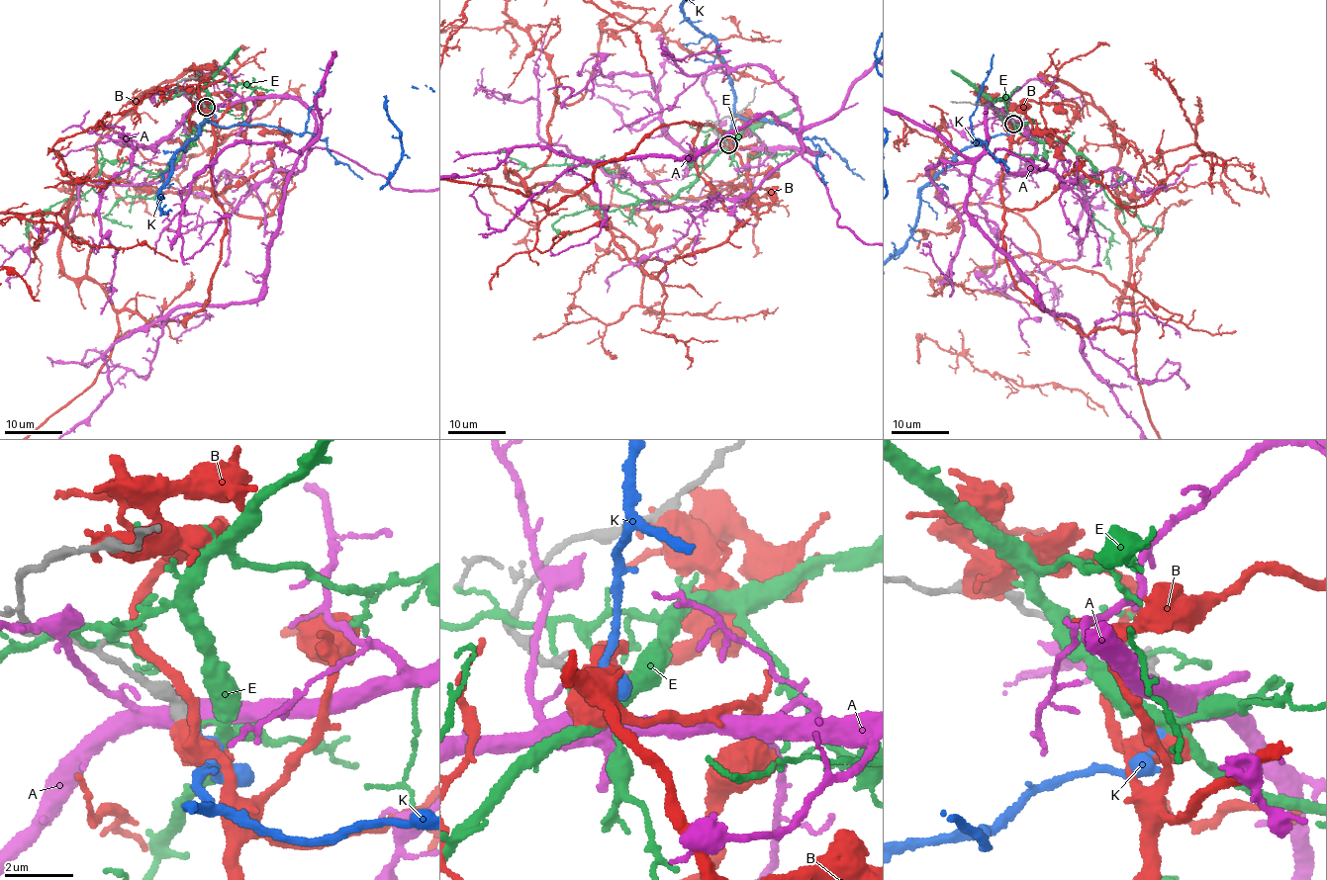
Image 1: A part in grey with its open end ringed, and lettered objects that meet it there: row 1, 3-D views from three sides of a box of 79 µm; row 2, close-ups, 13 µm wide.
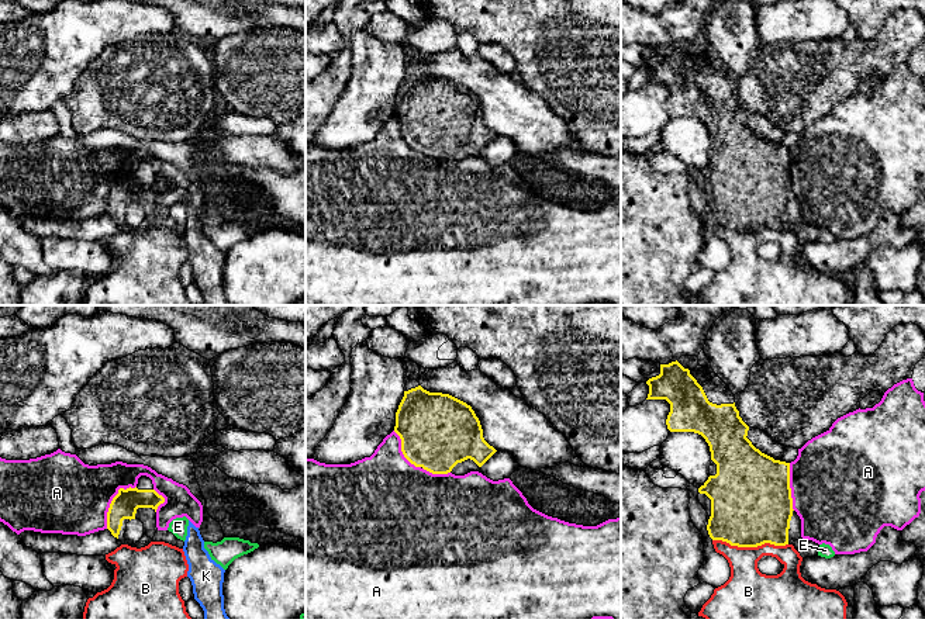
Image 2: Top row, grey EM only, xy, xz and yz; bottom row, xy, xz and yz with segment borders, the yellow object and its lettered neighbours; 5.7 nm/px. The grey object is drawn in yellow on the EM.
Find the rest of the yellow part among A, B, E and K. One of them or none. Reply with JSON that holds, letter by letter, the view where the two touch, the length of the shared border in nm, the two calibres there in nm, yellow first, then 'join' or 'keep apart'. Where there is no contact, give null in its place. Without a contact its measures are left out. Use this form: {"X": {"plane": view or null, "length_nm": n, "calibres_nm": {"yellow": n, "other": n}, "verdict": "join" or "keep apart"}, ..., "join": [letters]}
{"A": {"plane": "xy", "length_nm": 300, "calibres_nm": {"yellow": 150, "other": 420}, "verdict": "keep apart"}, "B": {"plane": "yz", "length_nm": 440, "calibres_nm": {"yellow": 460, "other": 240}, "verdict": "keep apart"}, "E": {"plane": null, "verdict": "keep apart"}, "K": {"plane": null, "verdict": "join"}, "join": ["K"]}

